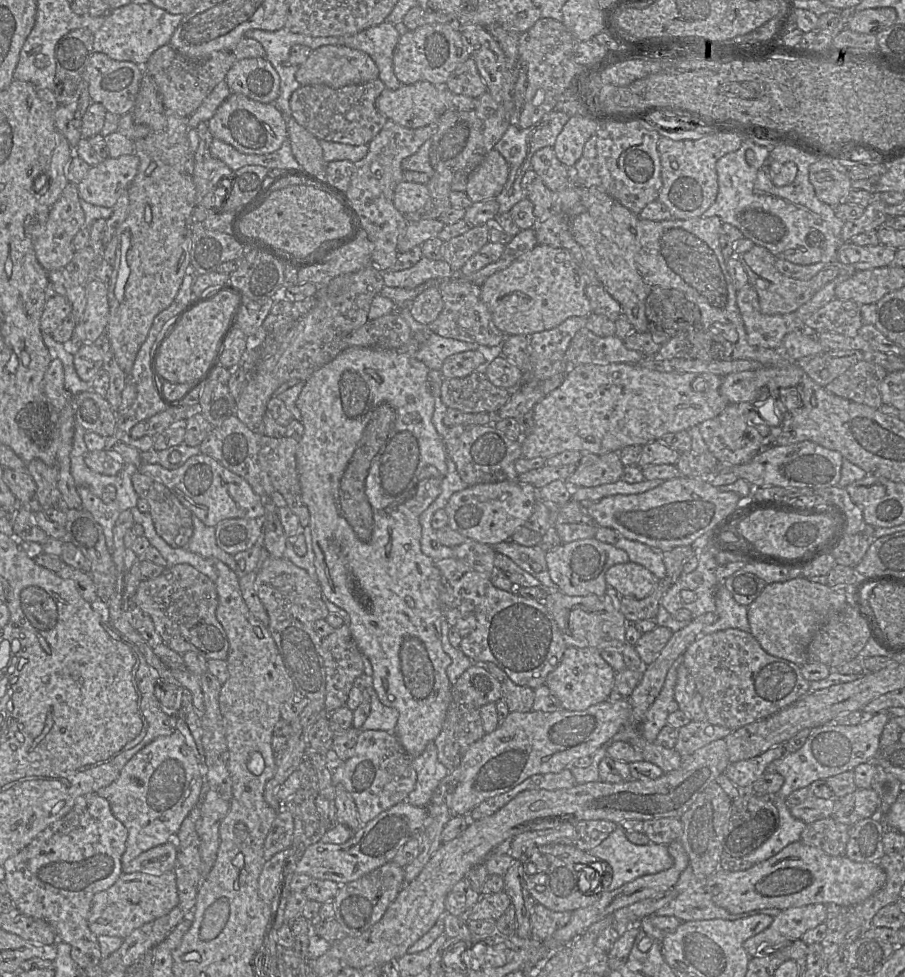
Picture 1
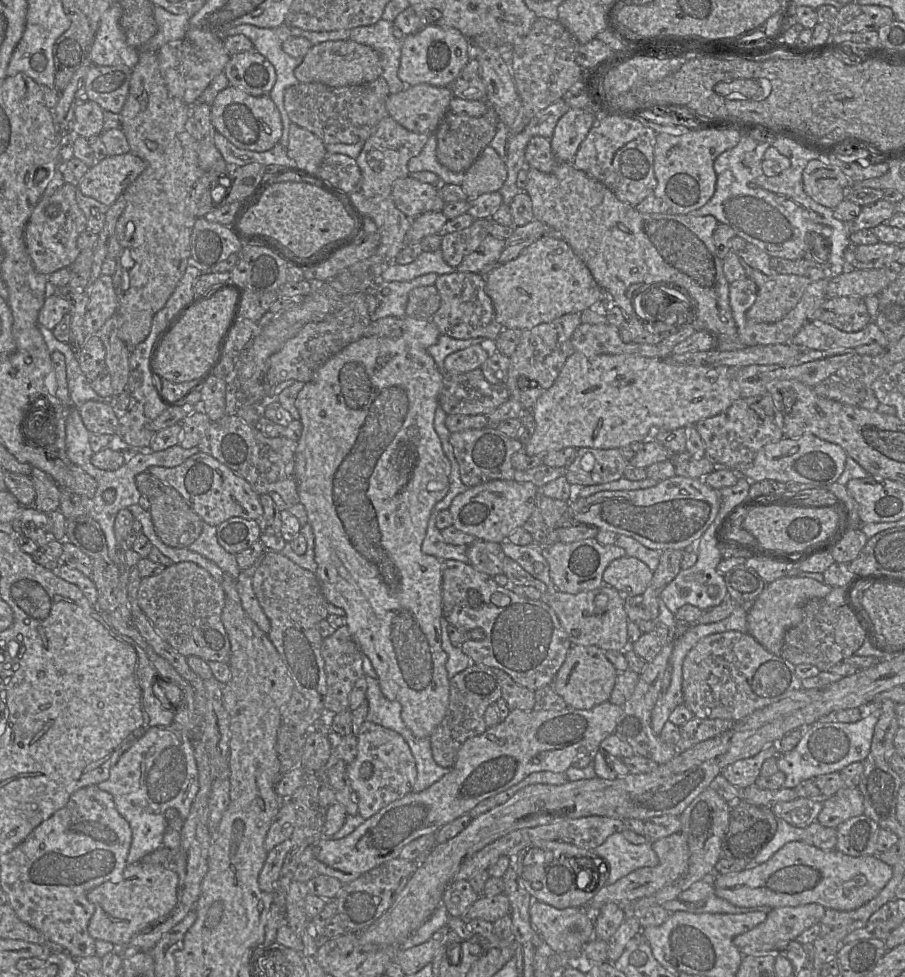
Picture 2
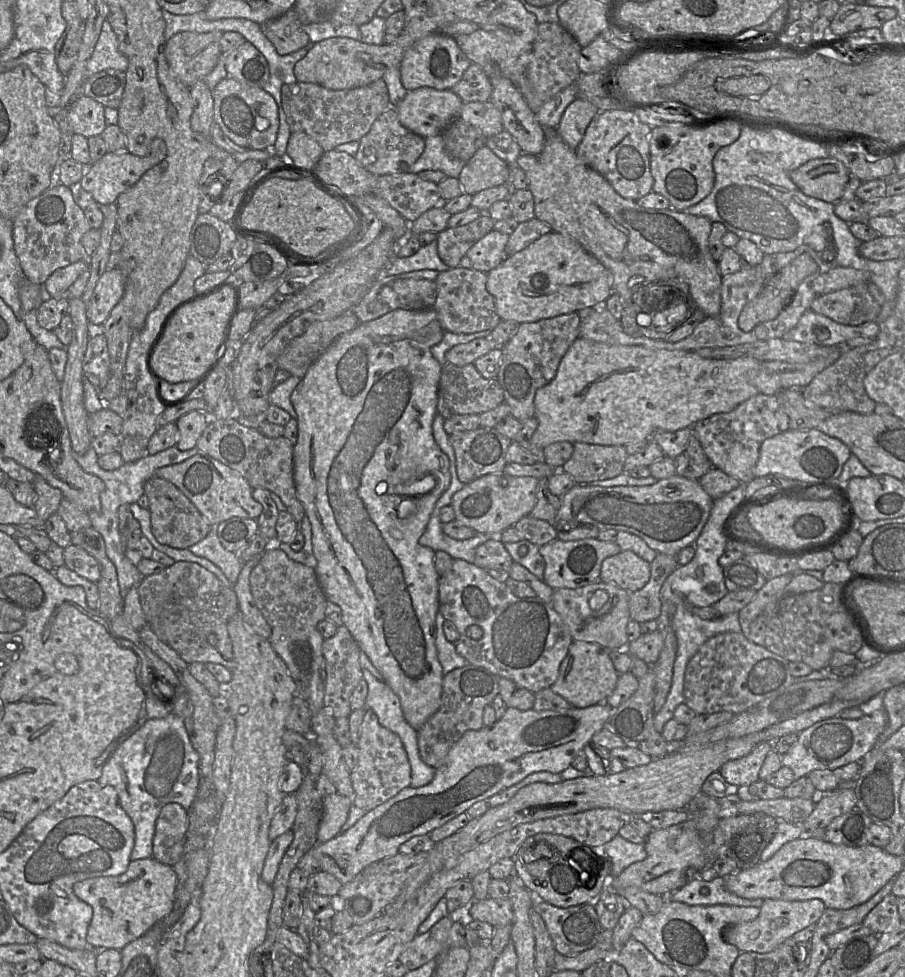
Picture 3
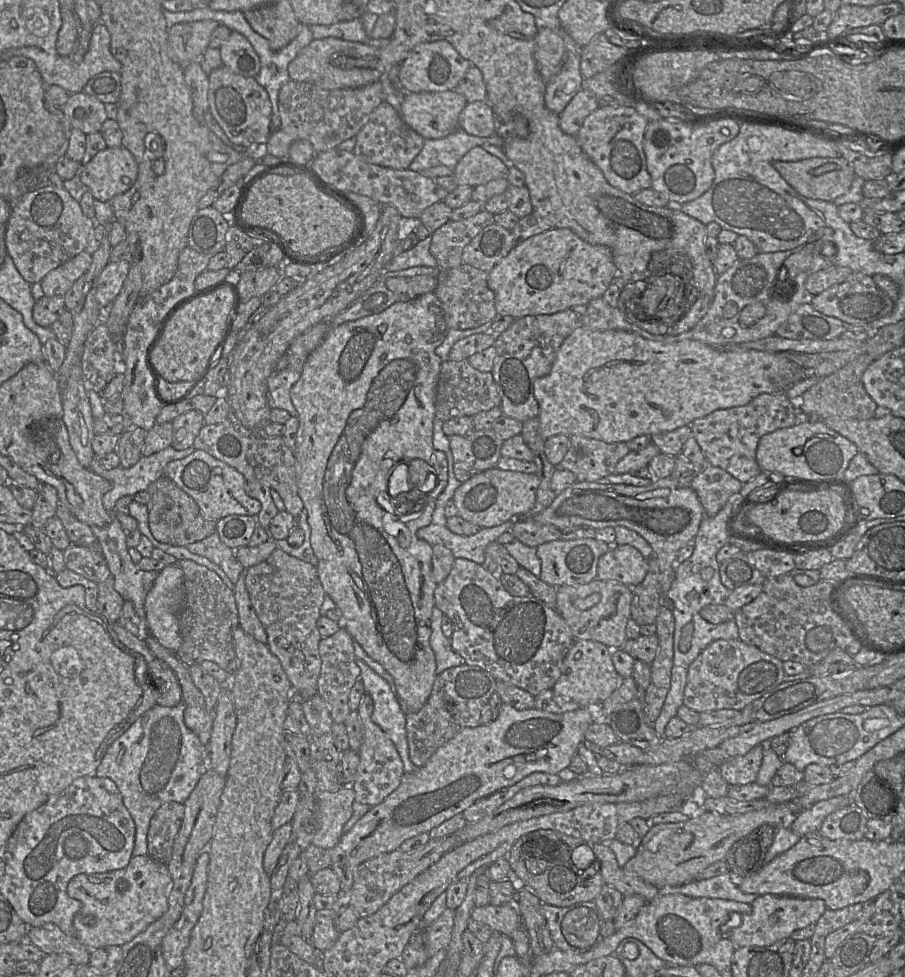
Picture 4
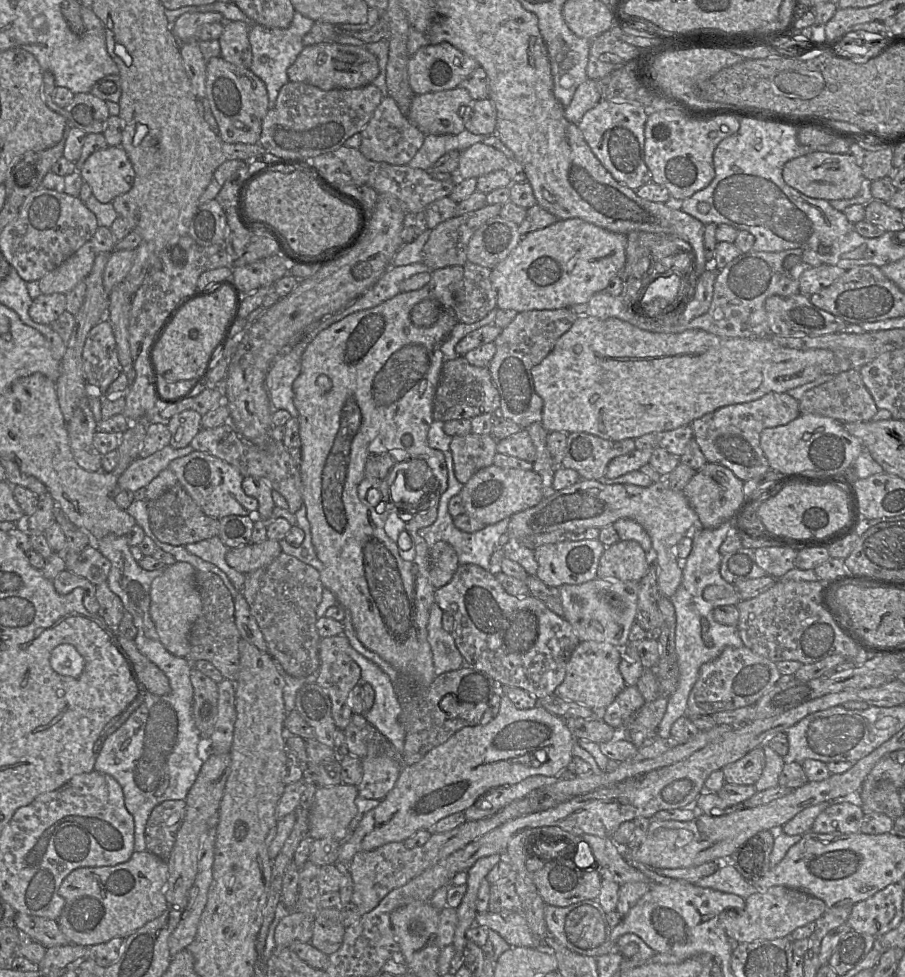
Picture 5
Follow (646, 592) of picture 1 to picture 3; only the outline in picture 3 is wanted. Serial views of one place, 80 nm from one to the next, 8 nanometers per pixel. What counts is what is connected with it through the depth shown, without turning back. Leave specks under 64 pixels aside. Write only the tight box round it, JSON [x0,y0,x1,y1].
[599,550,650,593]

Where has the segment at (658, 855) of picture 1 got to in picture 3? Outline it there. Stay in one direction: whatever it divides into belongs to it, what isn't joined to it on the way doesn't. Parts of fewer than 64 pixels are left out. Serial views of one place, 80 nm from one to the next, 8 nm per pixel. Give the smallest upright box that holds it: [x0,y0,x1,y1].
[603,834,647,878]

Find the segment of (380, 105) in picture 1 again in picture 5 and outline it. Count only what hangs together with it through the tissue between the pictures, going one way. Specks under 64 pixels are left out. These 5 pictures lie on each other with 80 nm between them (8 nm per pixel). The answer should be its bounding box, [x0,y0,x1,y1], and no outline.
[408,87,472,135]

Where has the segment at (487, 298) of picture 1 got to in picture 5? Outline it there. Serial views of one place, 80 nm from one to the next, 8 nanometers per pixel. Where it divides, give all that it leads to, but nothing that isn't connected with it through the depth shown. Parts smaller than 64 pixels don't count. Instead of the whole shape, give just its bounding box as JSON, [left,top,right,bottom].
[490,218,627,313]

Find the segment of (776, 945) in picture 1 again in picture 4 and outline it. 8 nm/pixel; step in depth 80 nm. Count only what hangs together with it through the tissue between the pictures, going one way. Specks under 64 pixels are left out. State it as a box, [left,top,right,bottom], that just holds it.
[724,894,827,947]

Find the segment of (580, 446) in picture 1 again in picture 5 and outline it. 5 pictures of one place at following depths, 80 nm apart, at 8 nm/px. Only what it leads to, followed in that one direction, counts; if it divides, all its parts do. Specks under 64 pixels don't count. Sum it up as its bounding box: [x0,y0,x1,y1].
[531,315,834,440]

